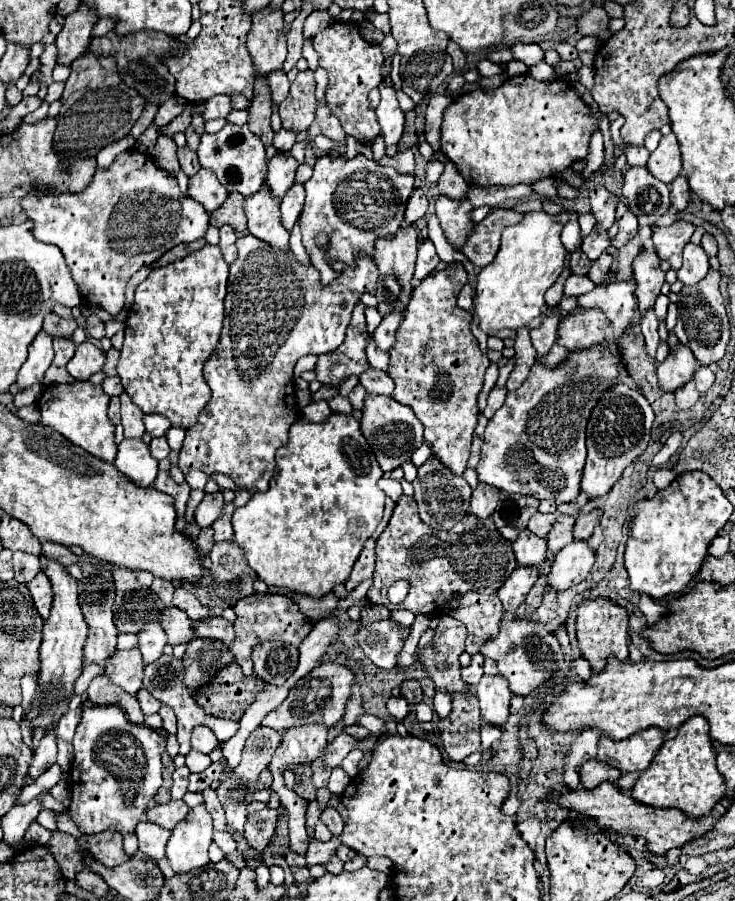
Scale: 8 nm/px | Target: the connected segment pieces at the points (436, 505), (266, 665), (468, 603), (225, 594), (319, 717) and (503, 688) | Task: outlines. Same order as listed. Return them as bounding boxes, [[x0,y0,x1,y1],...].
[[413,456,471,530],[253,640,299,684],[445,592,505,654],[209,542,257,606],[263,662,355,730],[477,676,511,726]]

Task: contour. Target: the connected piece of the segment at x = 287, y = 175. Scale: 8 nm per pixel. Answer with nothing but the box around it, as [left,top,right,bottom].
[265,154,297,200]

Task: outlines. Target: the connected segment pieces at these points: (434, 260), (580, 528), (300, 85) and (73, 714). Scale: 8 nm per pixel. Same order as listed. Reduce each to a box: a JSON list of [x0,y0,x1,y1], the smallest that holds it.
[[415,238,439,280],[575,508,601,540],[279,70,317,134],[55,710,79,742]]

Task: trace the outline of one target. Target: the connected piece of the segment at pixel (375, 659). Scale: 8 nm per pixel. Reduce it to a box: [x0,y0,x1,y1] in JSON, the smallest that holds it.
[361,620,409,670]

